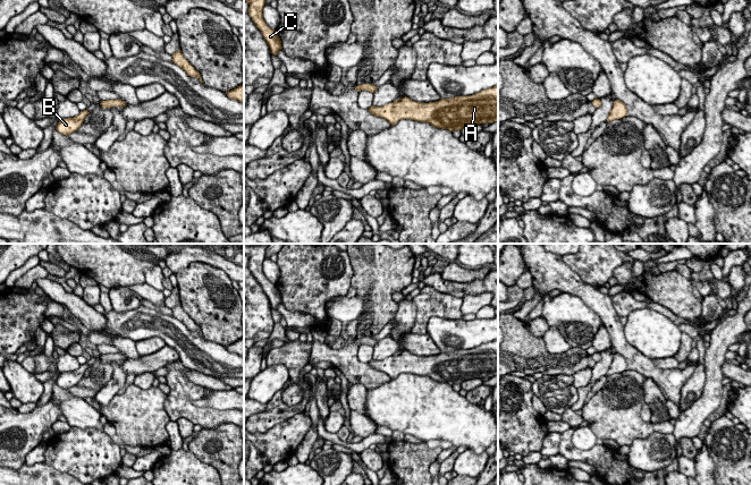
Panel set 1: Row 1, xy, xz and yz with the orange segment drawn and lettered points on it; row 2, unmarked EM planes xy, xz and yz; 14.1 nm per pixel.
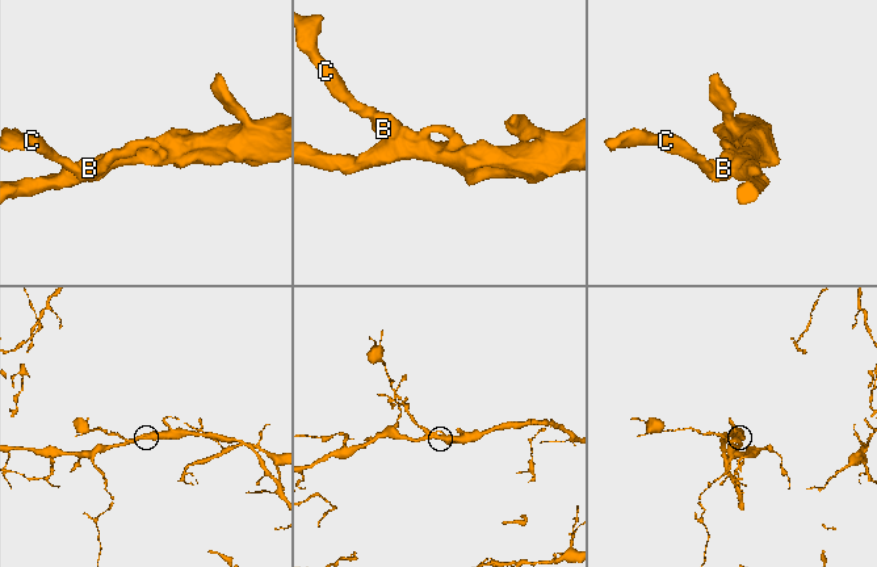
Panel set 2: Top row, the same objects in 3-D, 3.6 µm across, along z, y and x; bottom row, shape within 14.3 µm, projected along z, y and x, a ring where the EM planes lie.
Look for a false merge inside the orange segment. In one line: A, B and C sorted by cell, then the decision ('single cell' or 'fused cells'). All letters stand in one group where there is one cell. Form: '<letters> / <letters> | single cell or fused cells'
A B C | single cell

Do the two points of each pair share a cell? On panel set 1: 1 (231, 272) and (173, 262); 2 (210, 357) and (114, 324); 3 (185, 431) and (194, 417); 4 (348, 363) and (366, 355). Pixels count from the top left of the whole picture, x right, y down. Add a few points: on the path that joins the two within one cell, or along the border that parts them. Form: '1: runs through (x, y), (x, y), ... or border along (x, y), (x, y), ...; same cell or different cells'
1: runs through (217, 261), (207, 256), (187, 256); same cell
2: runs through (186, 342), (163, 325), (137, 324); same cell
3: border along (176, 420), (187, 418), (194, 424); different cells
4: border along (359, 346), (357, 358), (366, 363); different cells

